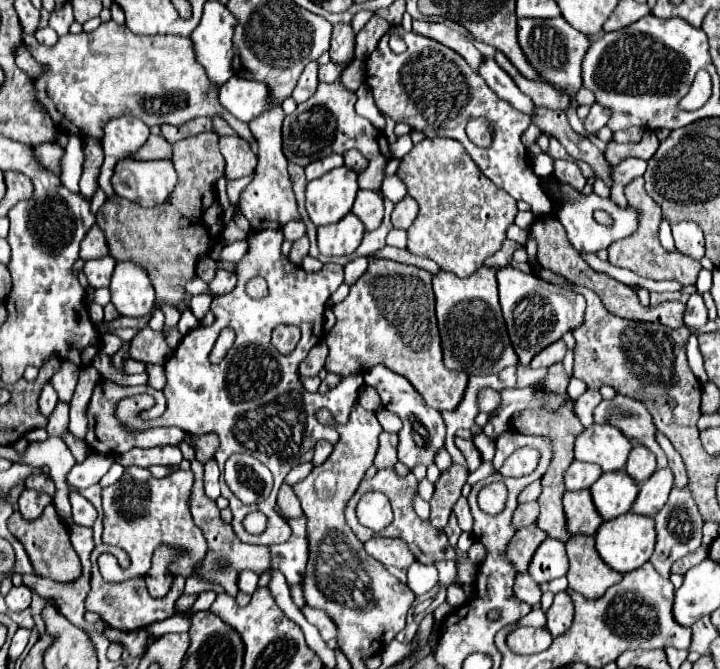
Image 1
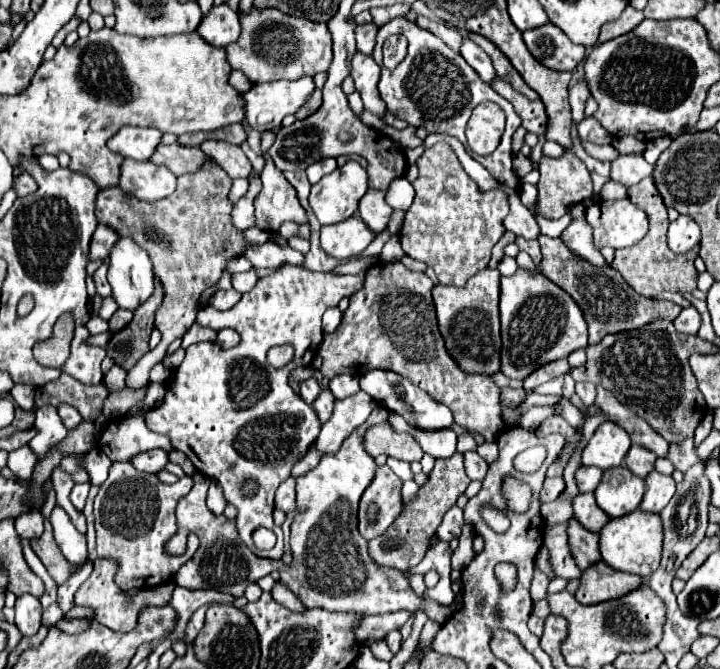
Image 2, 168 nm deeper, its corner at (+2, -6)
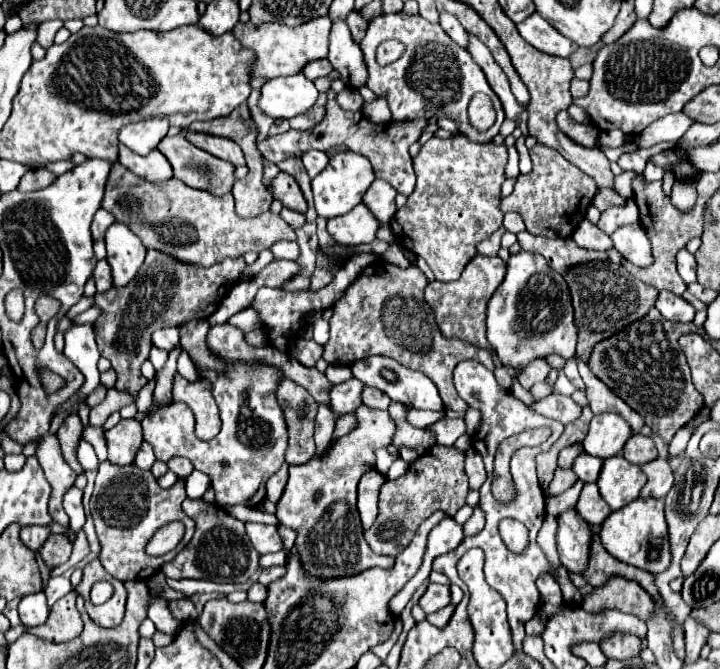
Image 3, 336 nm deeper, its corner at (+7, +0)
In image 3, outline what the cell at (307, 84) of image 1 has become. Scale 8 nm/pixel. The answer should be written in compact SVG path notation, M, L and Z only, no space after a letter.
M320 94L318 102L306 114L300 114L300 116L290 118L290 128L300 130L300 132L312 130L324 118L324 114L326 114L326 94Z

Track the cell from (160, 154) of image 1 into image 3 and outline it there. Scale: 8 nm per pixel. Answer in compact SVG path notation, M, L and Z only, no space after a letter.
M178 134L178 136L166 136L160 146L158 146L160 152L164 152L164 156L170 160L172 168L174 168L174 178L182 180L186 186L190 188L198 188L198 190L206 190L206 192L212 192L216 196L224 196L228 192L232 192L232 186L234 186L234 164L232 162L226 162L226 160L220 160L200 148L196 148L196 160L194 160L194 144L190 144L184 134Z

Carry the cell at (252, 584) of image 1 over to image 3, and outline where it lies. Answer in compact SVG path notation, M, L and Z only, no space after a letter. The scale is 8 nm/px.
M256 582L256 584L248 590L248 600L250 600L250 602L264 602L266 596L268 596L268 590L266 590L266 586L262 586L260 582Z

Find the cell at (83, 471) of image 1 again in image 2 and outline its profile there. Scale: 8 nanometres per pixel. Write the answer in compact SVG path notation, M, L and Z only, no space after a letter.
M85 482L85 484L75 484L75 486L73 486L73 490L71 490L71 502L73 502L73 506L75 506L77 510L83 510L85 500L87 500L87 494L89 494L89 488L91 488L89 482Z

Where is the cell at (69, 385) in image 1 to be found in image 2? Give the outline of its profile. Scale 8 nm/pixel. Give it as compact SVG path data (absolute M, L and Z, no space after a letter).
M59 404L59 416L61 416L61 420L63 420L63 424L65 424L67 430L75 428L83 420L81 414L73 406L69 406L69 404Z

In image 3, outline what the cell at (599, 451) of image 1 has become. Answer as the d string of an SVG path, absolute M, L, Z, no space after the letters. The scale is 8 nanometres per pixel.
M598 414L590 422L590 432L584 438L584 450L598 458L618 456L630 438L630 424L618 414Z

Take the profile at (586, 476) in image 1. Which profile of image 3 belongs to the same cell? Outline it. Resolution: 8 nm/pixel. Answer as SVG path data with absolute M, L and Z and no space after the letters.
M586 452L580 454L572 464L572 470L578 474L582 482L596 482L600 468L602 468L602 460L596 456L588 456Z

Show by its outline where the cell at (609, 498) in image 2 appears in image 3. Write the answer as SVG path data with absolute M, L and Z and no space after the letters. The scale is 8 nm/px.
M612 456L604 460L598 488L612 510L620 510L628 502L636 500L644 484L646 474L642 472L642 468L630 464L628 460L624 460L624 456Z

